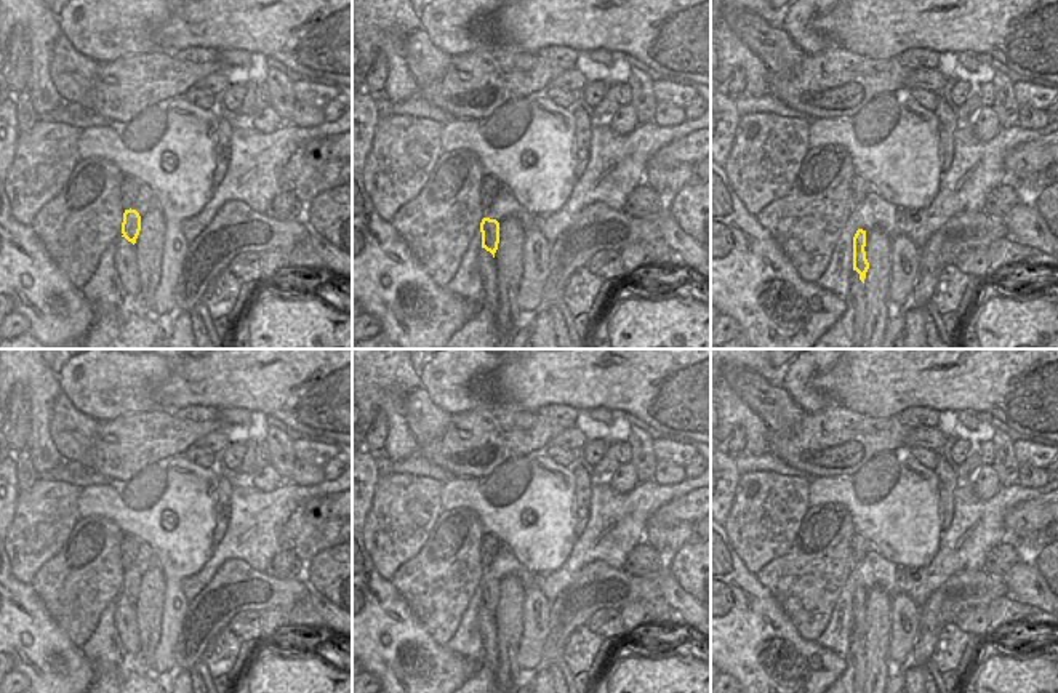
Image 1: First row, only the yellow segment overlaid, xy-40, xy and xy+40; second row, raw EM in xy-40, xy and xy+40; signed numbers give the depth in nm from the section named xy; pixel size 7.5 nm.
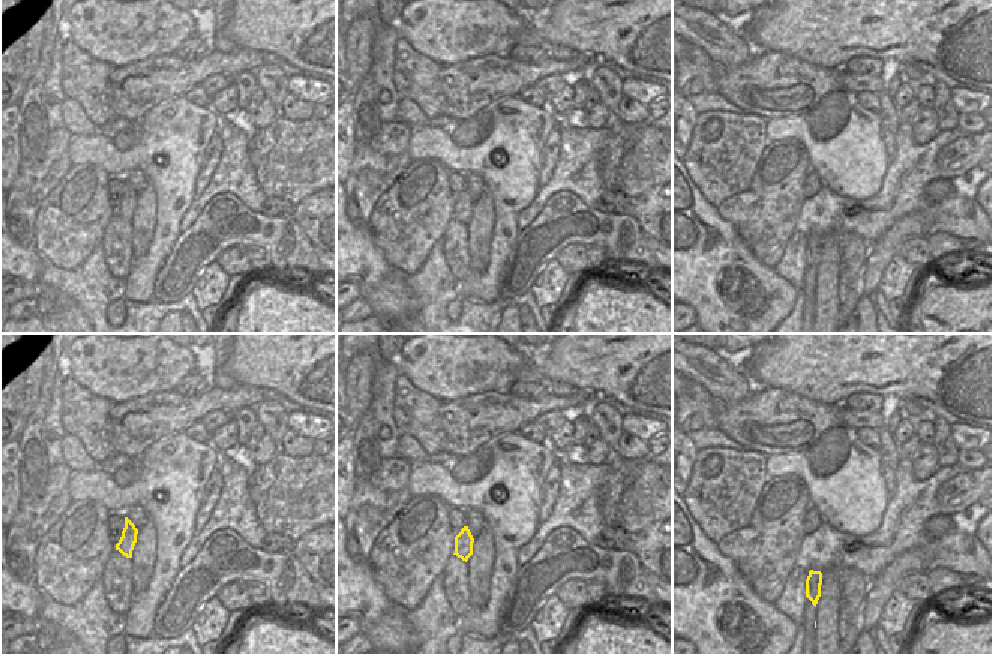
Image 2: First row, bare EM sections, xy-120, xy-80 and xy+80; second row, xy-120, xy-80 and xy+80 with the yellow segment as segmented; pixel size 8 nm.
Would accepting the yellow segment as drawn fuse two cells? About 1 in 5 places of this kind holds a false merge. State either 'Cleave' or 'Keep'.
Keep.

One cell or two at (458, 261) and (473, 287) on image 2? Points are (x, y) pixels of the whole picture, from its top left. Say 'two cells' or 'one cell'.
two cells

